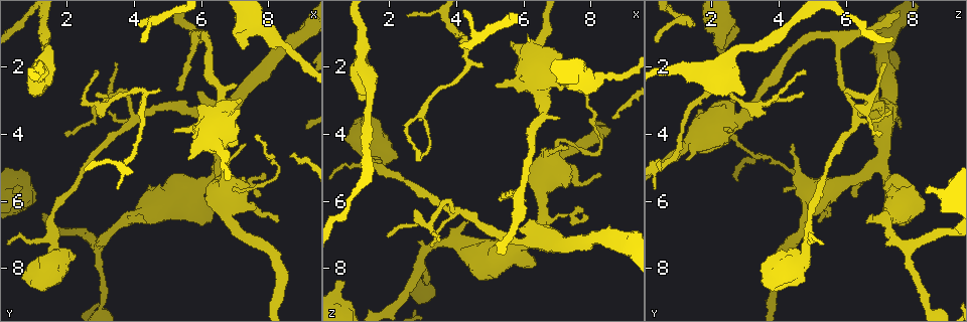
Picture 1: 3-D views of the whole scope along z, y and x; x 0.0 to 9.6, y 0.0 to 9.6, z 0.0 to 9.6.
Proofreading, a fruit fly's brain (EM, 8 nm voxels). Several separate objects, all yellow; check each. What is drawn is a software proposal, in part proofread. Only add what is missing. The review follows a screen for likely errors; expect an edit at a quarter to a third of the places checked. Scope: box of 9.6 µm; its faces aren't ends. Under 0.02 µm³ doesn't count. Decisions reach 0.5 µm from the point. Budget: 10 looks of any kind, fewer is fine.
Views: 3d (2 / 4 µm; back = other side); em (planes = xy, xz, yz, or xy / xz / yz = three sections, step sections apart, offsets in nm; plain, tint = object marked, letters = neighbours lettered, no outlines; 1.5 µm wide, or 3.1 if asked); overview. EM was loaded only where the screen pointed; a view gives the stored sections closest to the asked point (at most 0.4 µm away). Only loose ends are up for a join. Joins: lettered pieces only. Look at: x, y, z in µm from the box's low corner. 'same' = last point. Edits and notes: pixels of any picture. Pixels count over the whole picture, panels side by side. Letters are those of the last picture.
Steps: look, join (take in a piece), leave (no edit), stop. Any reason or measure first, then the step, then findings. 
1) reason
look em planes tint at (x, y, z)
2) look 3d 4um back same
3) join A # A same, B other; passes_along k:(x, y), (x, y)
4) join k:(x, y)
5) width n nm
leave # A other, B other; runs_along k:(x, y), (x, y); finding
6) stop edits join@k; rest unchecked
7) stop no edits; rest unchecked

branch stops here
look em planes letters at (1.90, 3.95, 7.10)

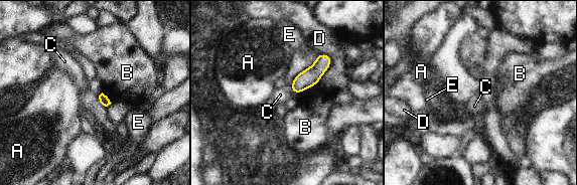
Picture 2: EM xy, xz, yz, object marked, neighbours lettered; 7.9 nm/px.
longest_contact B 130 nm
leave # A other, B other, C other, D other, E other; border 2:(98, 97), (99, 101), (106, 107); no lettered piece goes on from it

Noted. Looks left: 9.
branch stops here
look 3d 4um at (5.15, 3.95, 2.50)

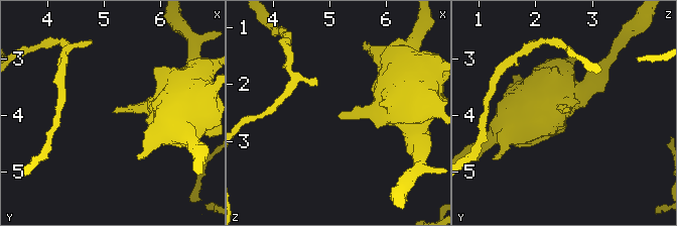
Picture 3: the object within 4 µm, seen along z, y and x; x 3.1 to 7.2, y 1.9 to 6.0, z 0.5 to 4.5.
now the EM
look em planes letters at (5.15, 4.00, 2.60)

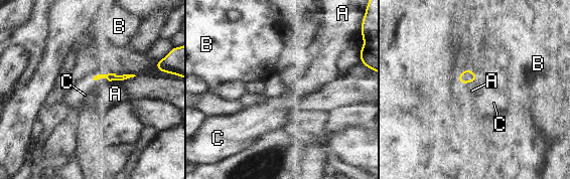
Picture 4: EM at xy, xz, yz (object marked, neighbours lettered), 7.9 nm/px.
leave # A other, B other, C other; border 4:(475, 80), (458, 83); none of them fits

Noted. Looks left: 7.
stops while still wide
look 3d 2um at (7.15, 3.00, 2.60)

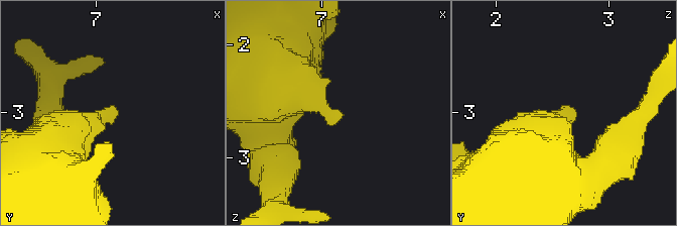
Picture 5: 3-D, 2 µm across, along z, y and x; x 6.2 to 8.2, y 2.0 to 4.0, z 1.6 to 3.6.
shape alone is not enough
look em yz step 4 letters at (7.16, 2.94, 2.62)

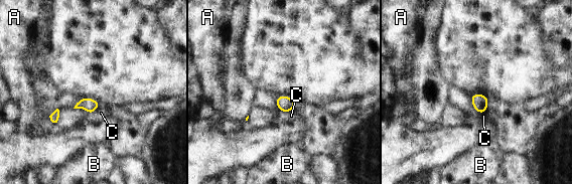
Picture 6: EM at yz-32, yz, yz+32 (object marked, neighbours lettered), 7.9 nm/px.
leave # A other, B other, C other; border 6:(101, 106), (92, 115); none of them fits

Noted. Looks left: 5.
tapers out
look 3d 2um at (2.90, 2.80, 4.75)

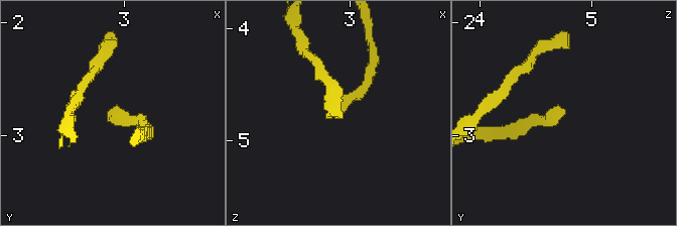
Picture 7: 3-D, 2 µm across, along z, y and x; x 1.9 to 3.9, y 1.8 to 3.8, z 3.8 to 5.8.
now the EM
look em planes letters at (2.92, 2.82, 4.78)

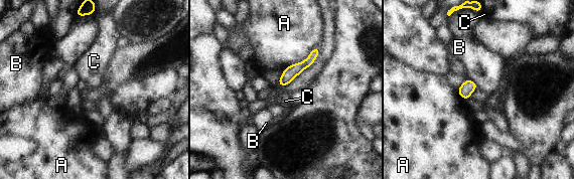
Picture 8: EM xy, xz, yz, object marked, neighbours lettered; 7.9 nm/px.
width 110 nm
leave # A other, B other, C other; none of them fits

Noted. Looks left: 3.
stop no edits; rest unchecked

